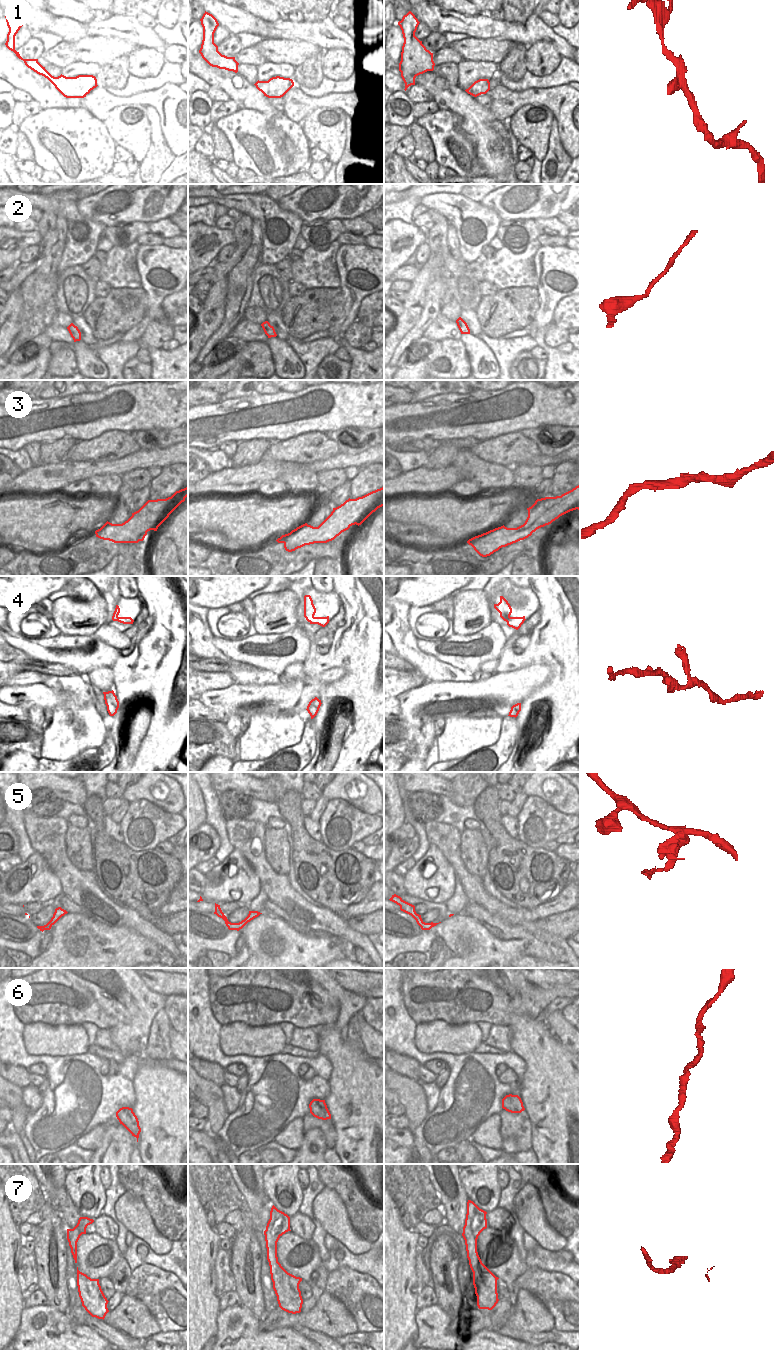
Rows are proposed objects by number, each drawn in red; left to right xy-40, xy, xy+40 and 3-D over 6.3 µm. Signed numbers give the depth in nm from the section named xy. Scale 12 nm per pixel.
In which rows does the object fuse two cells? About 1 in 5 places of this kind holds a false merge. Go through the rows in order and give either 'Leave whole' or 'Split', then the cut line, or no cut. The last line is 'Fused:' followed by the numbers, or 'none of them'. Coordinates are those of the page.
1: Leave whole. No split
2: Leave whole. No split
3: Leave whole. No split
4: Leave whole. No split
5: Leave whole. No split
6: Leave whole. No split
7: Leave whole. No split
Fused: none of them.

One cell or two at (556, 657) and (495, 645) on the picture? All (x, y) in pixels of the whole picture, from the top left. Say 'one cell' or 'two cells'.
two cells

